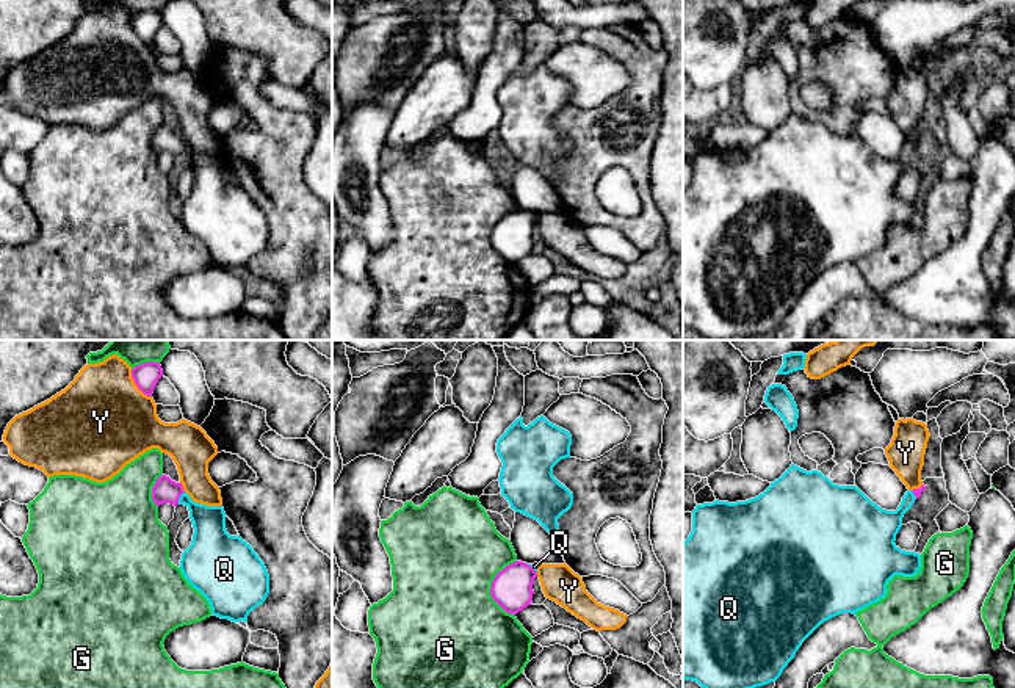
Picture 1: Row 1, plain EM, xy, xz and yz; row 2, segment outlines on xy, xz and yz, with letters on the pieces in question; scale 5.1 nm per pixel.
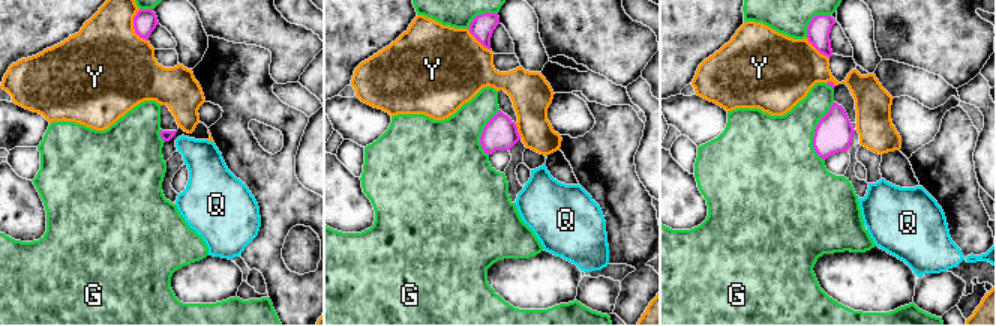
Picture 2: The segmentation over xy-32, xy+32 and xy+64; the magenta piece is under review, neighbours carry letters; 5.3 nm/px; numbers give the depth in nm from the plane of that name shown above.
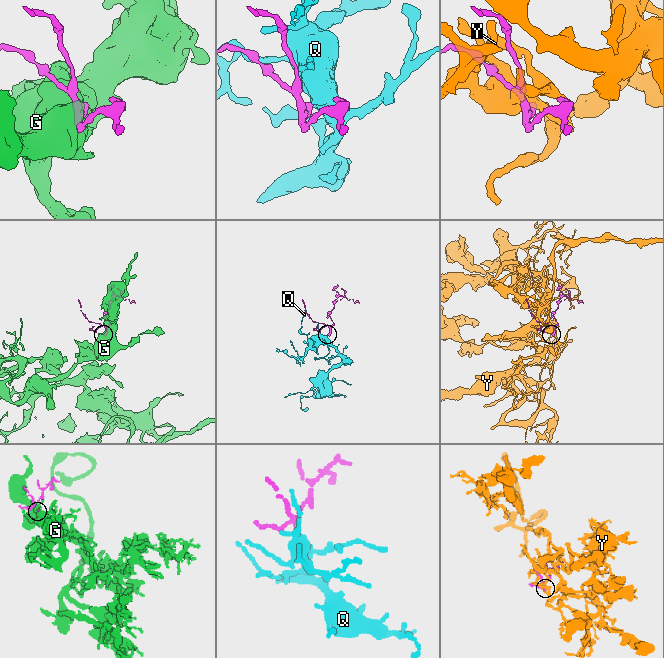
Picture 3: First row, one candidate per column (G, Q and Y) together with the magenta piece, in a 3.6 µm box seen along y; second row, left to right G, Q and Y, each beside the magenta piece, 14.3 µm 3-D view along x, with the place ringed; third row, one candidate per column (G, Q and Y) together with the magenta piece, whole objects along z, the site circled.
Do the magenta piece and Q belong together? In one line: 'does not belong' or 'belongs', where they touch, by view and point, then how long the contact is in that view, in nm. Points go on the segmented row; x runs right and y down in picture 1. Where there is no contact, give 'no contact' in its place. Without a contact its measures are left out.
belongs | xy (179, 497) | 80 nm

